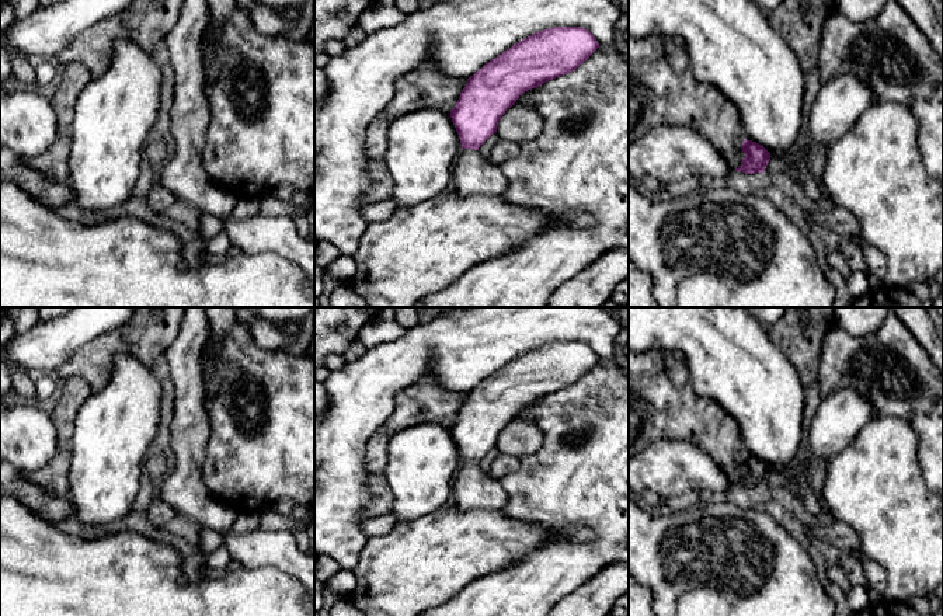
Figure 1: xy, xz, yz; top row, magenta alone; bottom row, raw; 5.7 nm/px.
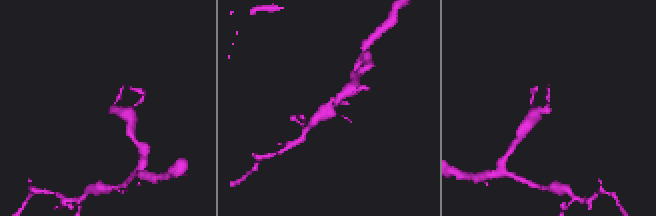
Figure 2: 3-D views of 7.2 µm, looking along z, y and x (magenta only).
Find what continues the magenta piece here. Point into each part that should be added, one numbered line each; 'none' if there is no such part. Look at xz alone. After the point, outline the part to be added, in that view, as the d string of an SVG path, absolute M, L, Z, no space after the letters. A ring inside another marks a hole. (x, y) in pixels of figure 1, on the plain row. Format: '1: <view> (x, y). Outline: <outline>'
1: xz (473, 489). Outline: M462 463L452 487L453 507L460 512L502 509L508 495L479 464Z

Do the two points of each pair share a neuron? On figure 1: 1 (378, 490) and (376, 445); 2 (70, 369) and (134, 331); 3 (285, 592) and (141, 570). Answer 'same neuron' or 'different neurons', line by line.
1: same neuron
2: same neuron
3: same neuron

